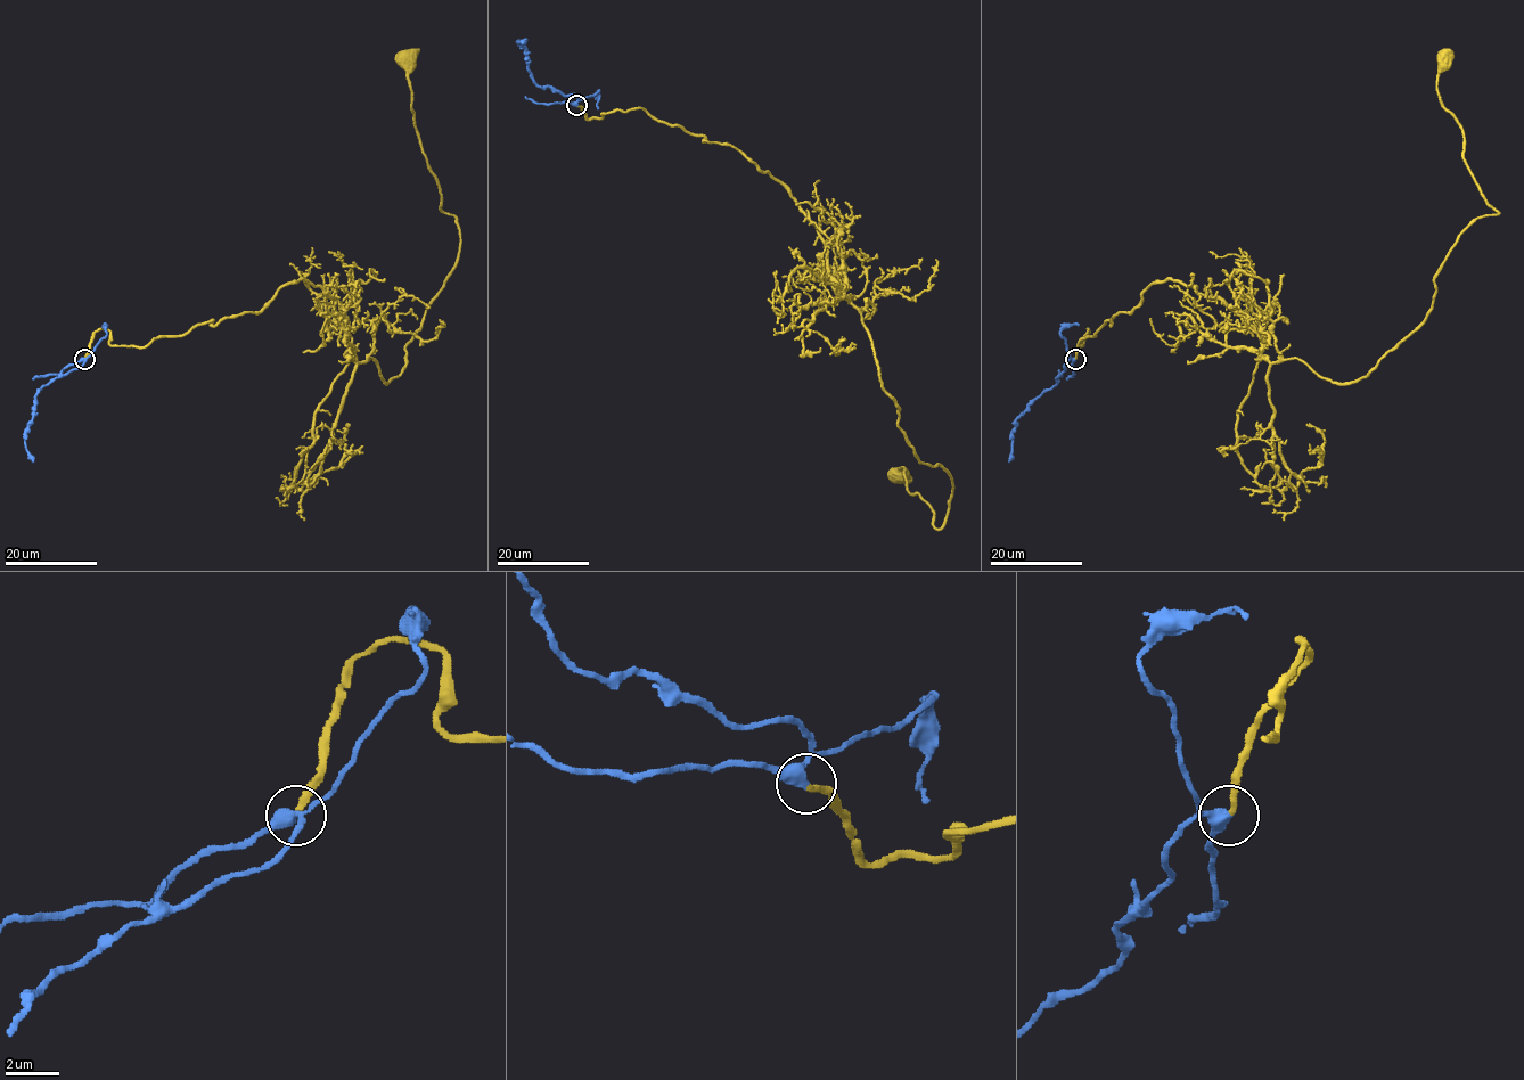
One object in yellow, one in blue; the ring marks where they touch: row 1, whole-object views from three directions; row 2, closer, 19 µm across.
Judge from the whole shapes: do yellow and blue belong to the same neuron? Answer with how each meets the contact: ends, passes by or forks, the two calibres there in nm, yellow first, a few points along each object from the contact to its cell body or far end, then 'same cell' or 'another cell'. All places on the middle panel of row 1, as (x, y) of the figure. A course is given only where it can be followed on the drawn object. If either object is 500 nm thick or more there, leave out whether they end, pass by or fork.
yellow ends there; blue passes by; 240 nm thick on the yellow side, 380 nm on the other; yellow runs (578, 105), (593, 119), (639, 107), (778, 180), (861, 316), (898, 427), (951, 479), (940, 529), (896, 475); blue runs (578, 105), (575, 95), (539, 87), (533, 81), (527, 68), (526, 49), (517, 42), (526, 39); same cell

